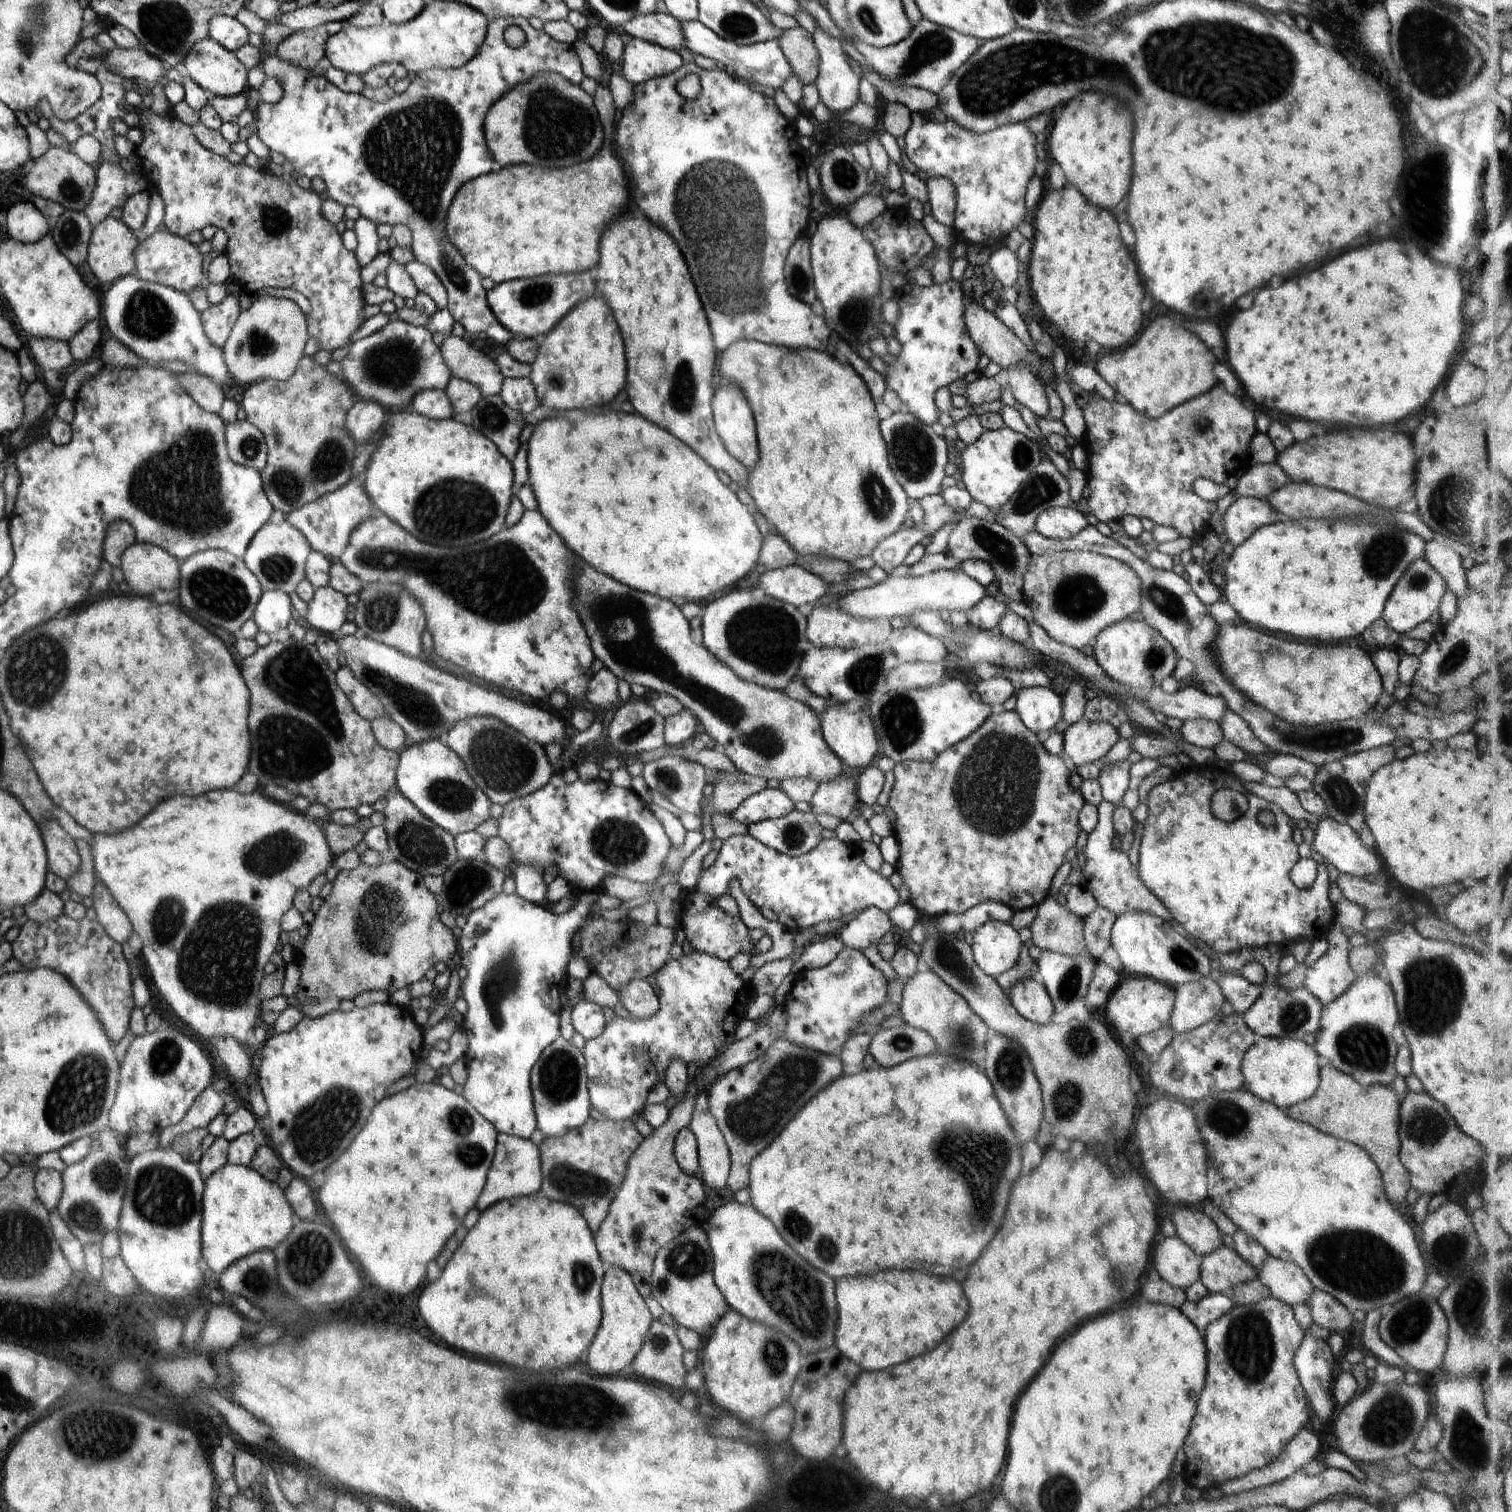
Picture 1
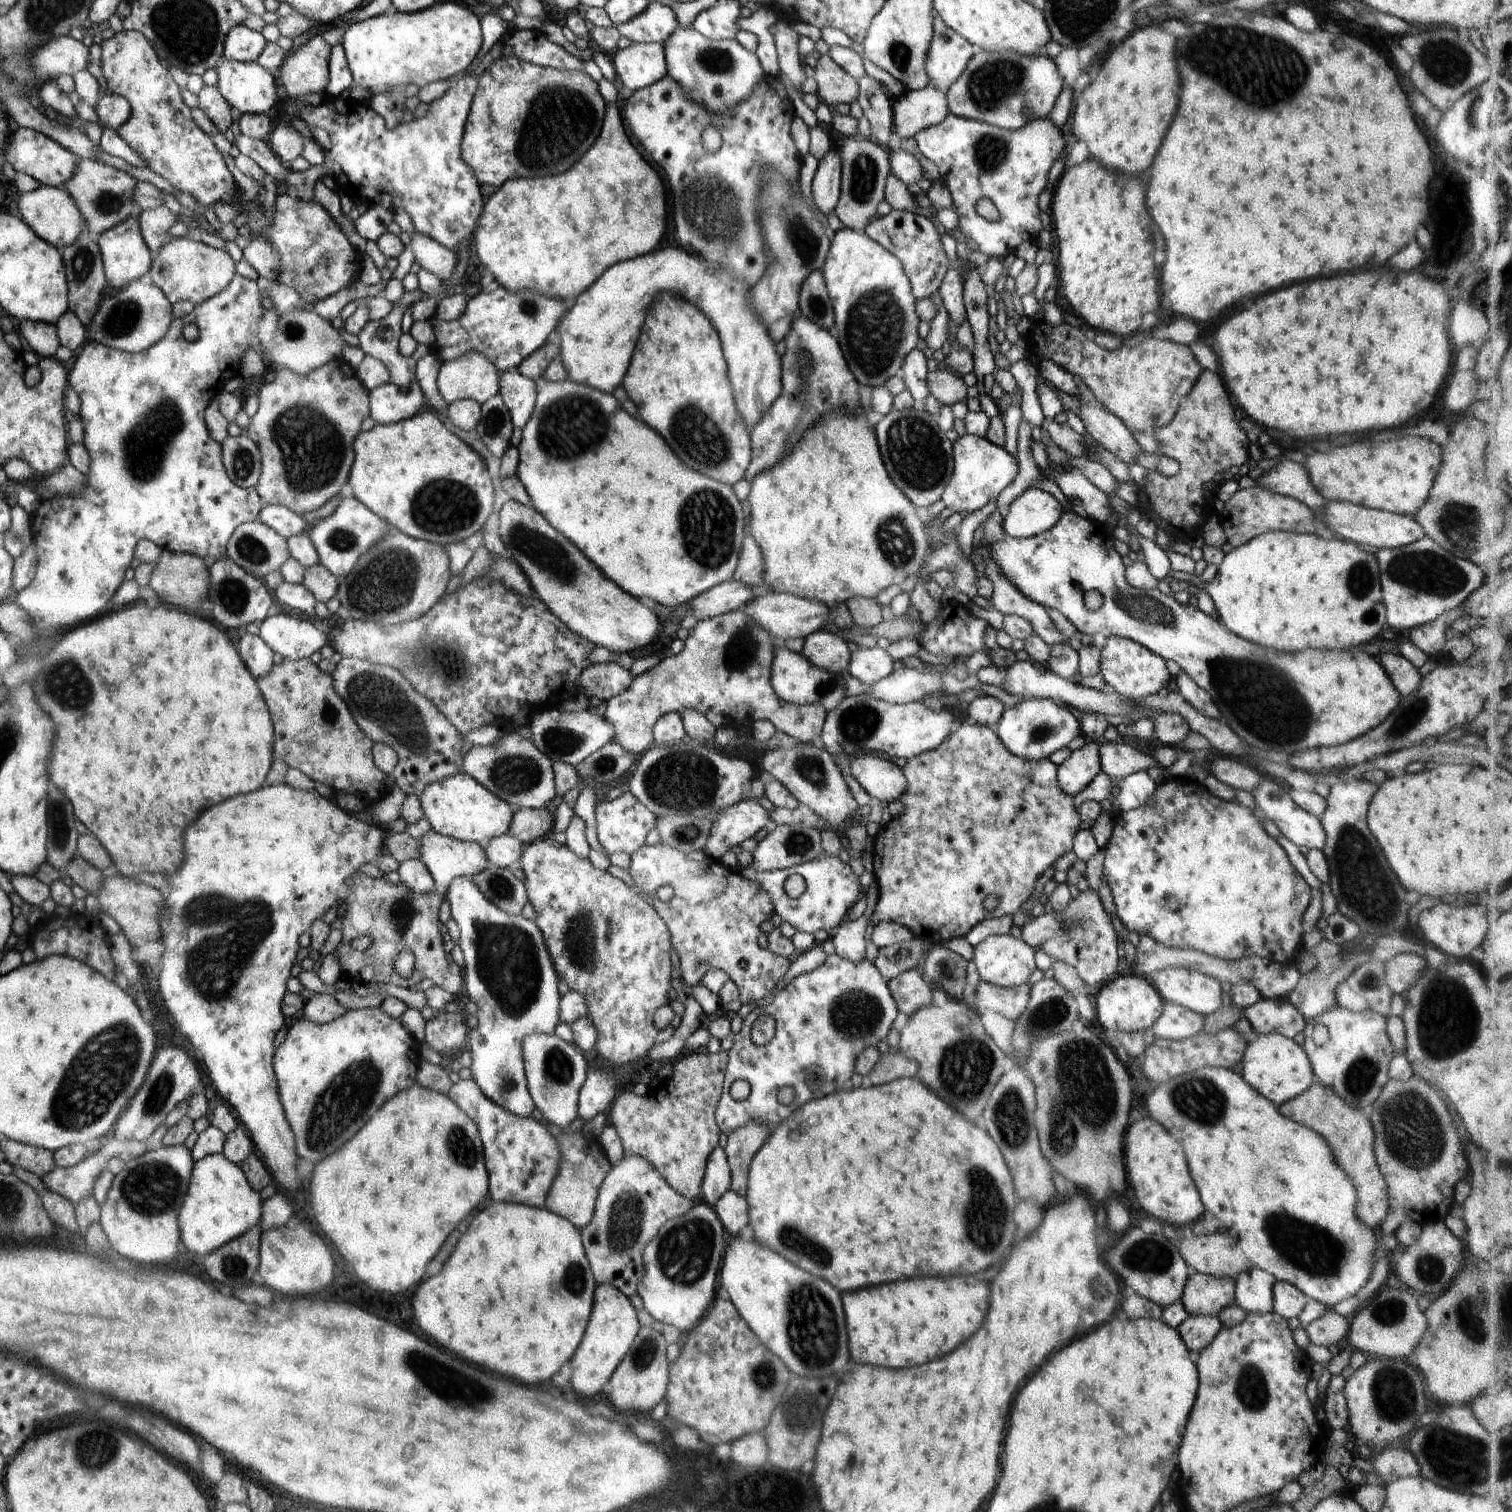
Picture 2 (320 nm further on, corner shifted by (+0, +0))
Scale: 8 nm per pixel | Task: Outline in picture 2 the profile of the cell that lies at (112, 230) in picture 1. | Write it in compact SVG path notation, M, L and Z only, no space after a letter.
M137 217L126 218L124 222L120 222L111 230L95 237L95 239L101 253L104 276L110 286L123 290L134 280L147 279L154 254L144 243Z

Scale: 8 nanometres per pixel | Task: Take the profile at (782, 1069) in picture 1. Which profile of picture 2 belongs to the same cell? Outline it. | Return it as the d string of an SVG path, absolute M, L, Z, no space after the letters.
M752 1120L750 1124L728 1134L728 1144L724 1148L724 1153L730 1166L731 1190L744 1199L747 1196L750 1164L770 1133L770 1126Z

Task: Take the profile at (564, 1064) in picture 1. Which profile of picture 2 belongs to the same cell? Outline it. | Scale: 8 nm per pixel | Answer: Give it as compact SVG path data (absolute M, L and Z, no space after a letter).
M532 1034L532 1036L526 1036L526 1040L522 1042L522 1055L528 1092L530 1092L535 1108L542 1113L543 1121L553 1123L561 1129L570 1127L578 1118L579 1093L588 1075L589 1067L585 1053L558 1036Z

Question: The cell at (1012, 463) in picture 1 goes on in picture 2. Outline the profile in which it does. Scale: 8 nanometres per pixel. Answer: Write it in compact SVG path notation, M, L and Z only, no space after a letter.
M966 433L952 442L954 470L951 482L942 494L946 507L955 513L978 511L1000 495L1016 480L1020 466L1018 460L1004 447L991 444L985 437Z

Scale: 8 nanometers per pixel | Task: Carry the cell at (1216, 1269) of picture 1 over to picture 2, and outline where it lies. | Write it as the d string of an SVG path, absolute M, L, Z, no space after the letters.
M1192 1274L1181 1298L1186 1312L1189 1316L1218 1316L1224 1308L1235 1304L1236 1281L1226 1276Z

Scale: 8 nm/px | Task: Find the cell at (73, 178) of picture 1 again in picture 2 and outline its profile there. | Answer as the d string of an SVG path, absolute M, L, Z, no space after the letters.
M79 158L74 176L62 186L62 190L74 200L78 206L87 230L95 237L111 230L114 226L124 222L126 218L138 217L142 212L134 202L134 184L137 181L126 172L116 170L98 161Z

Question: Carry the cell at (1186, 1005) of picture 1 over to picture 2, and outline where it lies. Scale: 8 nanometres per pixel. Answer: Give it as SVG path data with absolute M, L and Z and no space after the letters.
M1165 1002L1162 1015L1156 1020L1152 1030L1156 1037L1165 1040L1185 1040L1203 1031L1205 1017L1188 1008Z

